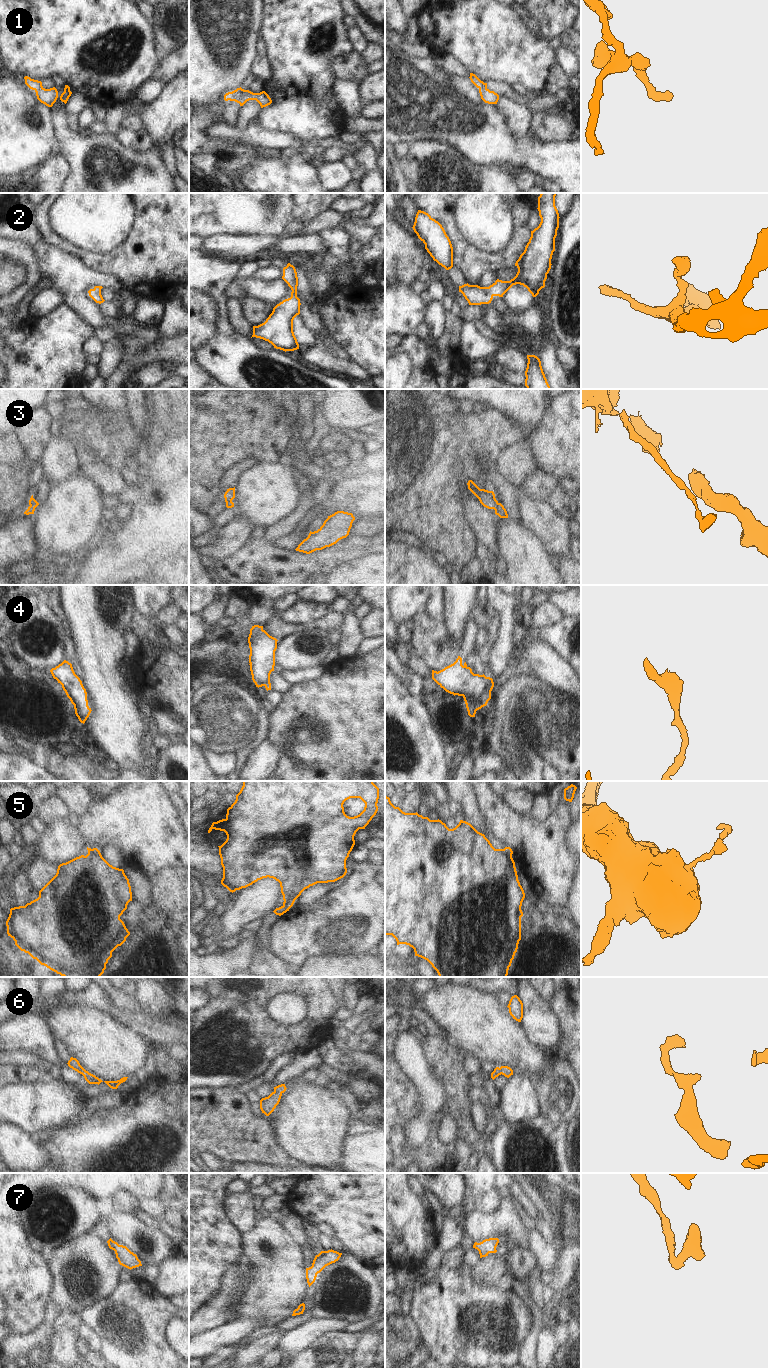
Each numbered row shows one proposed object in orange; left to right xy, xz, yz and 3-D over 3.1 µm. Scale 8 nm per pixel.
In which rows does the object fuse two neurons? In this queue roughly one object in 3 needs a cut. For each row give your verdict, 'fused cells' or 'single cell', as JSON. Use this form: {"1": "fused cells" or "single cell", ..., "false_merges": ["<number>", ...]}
{"1": "single cell", "2": "single cell", "3": "single cell", "4": "single cell", "5": "fused cells", "6": "single cell", "7": "single cell", "false_merges": ["5"]}

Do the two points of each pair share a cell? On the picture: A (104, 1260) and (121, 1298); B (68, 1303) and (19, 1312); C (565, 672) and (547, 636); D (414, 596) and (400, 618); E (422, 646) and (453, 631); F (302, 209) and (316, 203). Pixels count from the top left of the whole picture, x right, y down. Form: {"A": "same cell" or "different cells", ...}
{"A": "different cells", "B": "different cells", "C": "different cells", "D": "same cell", "E": "different cells", "F": "same cell"}

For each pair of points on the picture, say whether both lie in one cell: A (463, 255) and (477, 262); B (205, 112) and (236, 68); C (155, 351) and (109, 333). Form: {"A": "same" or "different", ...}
{"A": "same", "B": "different", "C": "different"}

